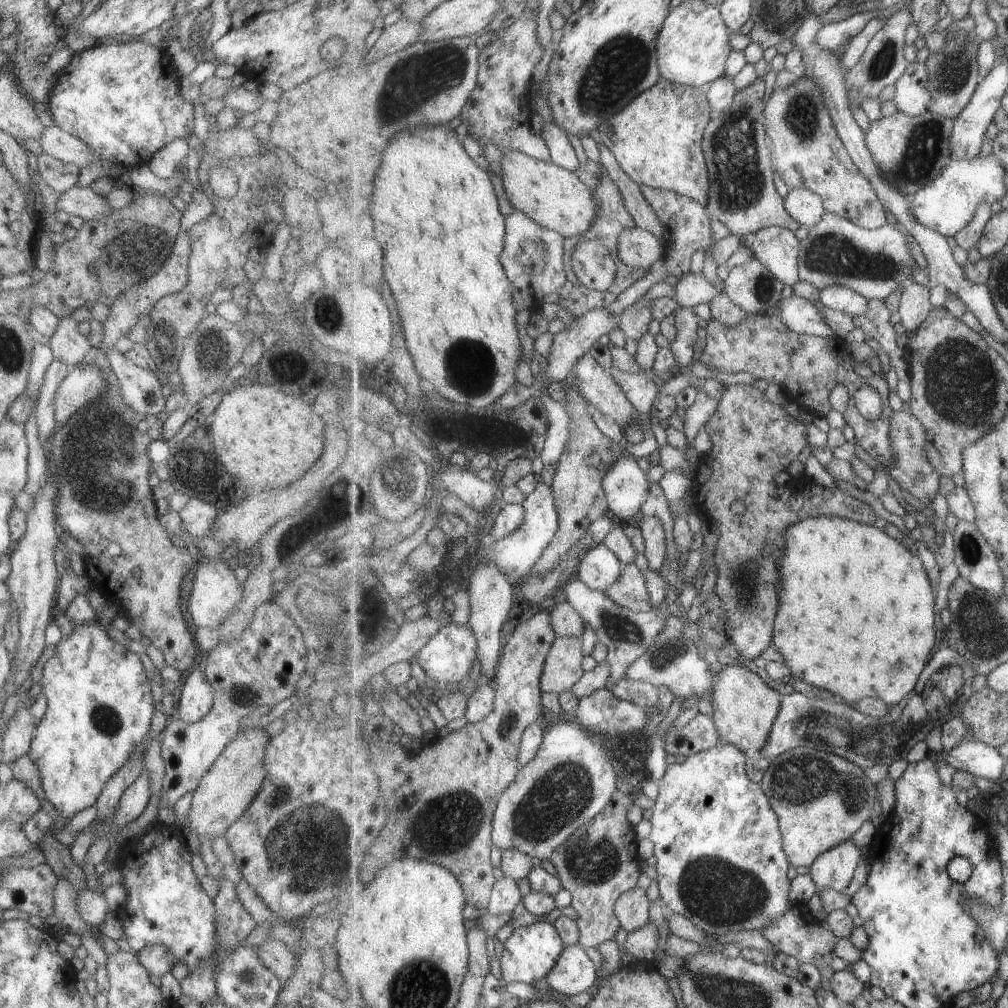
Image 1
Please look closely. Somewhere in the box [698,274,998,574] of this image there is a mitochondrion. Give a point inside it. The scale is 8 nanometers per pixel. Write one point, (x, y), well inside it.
(972, 549)

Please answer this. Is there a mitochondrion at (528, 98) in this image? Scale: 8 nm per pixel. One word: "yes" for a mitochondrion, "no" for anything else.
no

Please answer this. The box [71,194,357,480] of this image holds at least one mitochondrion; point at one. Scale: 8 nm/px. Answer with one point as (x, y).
(140, 243)

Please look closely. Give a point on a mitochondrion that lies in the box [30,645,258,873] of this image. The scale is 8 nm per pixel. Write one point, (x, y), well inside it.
(105, 719)

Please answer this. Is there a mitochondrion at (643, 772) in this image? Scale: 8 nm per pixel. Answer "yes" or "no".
no

